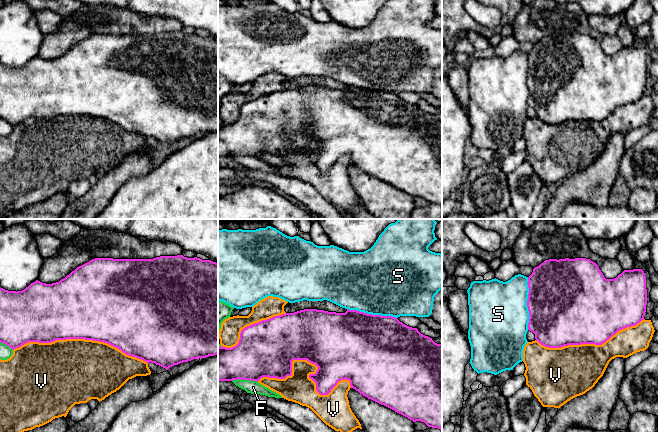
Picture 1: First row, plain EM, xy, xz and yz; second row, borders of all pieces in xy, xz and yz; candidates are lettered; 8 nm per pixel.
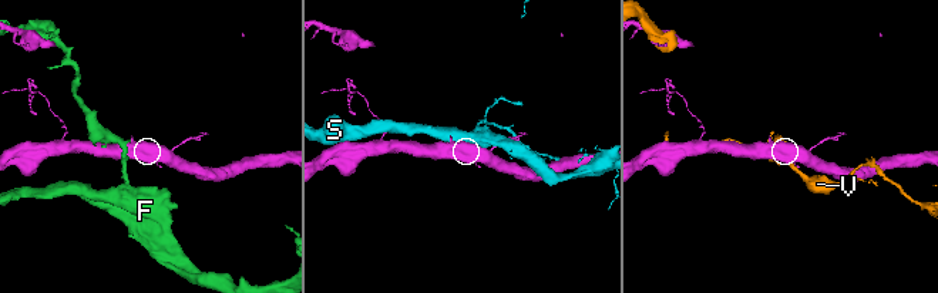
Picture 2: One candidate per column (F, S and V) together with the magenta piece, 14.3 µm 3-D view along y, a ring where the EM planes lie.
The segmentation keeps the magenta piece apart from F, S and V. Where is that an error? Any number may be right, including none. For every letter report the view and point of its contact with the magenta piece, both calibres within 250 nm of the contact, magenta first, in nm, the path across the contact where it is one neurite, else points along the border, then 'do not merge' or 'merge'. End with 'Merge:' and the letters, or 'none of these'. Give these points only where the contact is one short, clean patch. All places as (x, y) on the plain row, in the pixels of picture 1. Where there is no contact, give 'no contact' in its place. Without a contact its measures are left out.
F: contact xz (245, 155); calibres 400 and 110 nm; do not merge
S: contact yz (527, 79); calibres 500 and 480 nm; do not merge
V: contact xz (314, 139); calibres 500 and 240 nm; do not merge
Merge: none of these

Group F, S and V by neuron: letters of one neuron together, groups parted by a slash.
F / S / V

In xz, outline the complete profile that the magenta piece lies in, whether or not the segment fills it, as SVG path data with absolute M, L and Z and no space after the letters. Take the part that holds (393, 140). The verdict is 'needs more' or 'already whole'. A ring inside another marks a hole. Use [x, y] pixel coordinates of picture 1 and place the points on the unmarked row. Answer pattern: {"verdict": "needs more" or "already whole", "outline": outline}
{"verdict": "already whole", "outline": "M304 85L285 89L242 105L240 115L232 124L218 122L218 157L251 156L263 153L285 155L292 151L292 137L307 136L318 145L309 154L316 159L320 171L328 171L341 156L349 156L351 164L363 172L413 198L424 198L428 203L442 207L442 120L409 103L396 93L372 91L357 86L345 89Z"}

